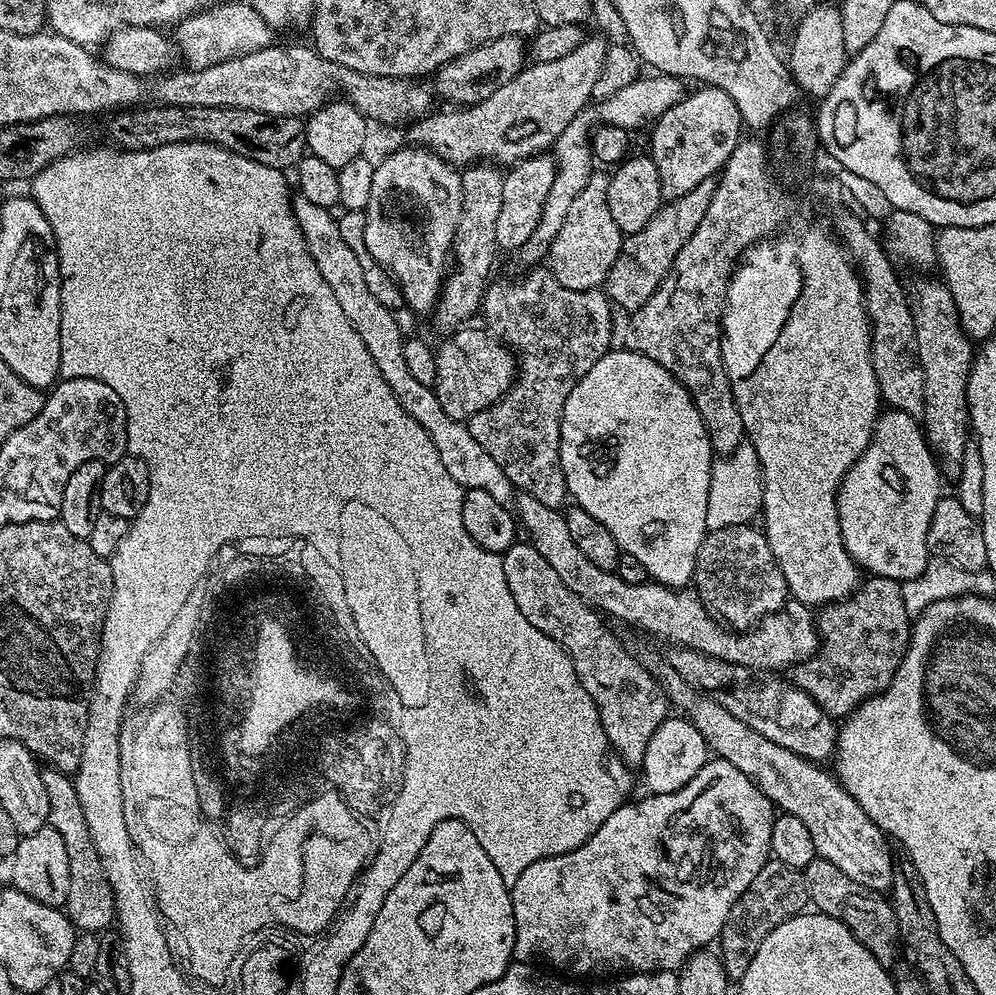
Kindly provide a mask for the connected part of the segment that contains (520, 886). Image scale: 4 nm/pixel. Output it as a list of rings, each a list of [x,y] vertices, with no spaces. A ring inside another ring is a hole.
[[[719,758],[709,759],[708,763],[682,786],[682,790],[674,790],[674,794],[651,794],[645,795],[645,800],[637,804],[626,802],[602,826],[596,829],[596,833],[582,846],[570,850],[566,854],[558,854],[550,858],[542,858],[534,862],[534,866],[526,866],[522,874],[510,885],[512,893],[512,909],[514,910],[514,922],[516,923],[516,937],[514,938],[513,957],[520,962],[531,961],[531,956],[537,956],[564,972],[573,972],[573,977],[588,978],[593,972],[600,976],[603,972],[612,972],[615,968],[628,968],[629,973],[639,974],[641,972],[676,972],[682,968],[686,961],[696,952],[707,949],[708,944],[717,939],[726,922],[726,914],[730,914],[730,906],[738,902],[742,890],[754,882],[758,870],[770,859],[772,847],[770,846],[770,830],[772,823],[778,815],[777,809],[771,800],[762,794],[762,790],[738,766],[730,766],[730,762]]]

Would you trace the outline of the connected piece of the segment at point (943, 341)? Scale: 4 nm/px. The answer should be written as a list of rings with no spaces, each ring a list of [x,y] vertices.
[[[939,279],[920,280],[910,288],[914,330],[924,379],[924,439],[932,449],[941,473],[959,477],[964,448],[970,442],[968,375],[974,359],[974,344],[960,324],[950,290]]]

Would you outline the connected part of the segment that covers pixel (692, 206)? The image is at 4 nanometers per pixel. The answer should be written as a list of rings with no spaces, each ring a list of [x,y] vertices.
[[[703,180],[690,190],[690,194],[682,194],[678,198],[661,203],[654,218],[642,226],[642,230],[624,236],[624,244],[620,247],[618,258],[614,258],[614,266],[610,266],[610,274],[602,285],[609,301],[617,309],[625,308],[625,313],[637,312],[658,290],[658,286],[666,278],[670,266],[674,266],[674,258],[678,258],[678,250],[686,246],[690,234],[698,230],[702,218],[706,218],[706,210],[710,207],[710,198],[714,198],[716,180]]]

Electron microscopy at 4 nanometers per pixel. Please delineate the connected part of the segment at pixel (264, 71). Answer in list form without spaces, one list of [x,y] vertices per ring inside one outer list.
[[[274,42],[269,48],[245,52],[208,68],[173,71],[163,77],[163,103],[183,108],[245,108],[262,110],[262,114],[304,118],[339,93],[370,122],[407,125],[425,115],[434,101],[433,89],[419,79],[362,74],[322,58],[315,47],[305,44]]]

